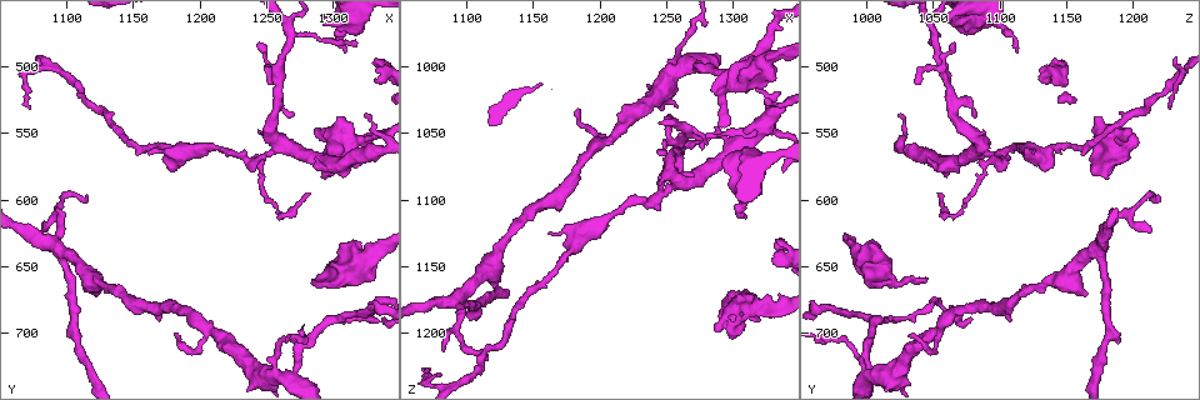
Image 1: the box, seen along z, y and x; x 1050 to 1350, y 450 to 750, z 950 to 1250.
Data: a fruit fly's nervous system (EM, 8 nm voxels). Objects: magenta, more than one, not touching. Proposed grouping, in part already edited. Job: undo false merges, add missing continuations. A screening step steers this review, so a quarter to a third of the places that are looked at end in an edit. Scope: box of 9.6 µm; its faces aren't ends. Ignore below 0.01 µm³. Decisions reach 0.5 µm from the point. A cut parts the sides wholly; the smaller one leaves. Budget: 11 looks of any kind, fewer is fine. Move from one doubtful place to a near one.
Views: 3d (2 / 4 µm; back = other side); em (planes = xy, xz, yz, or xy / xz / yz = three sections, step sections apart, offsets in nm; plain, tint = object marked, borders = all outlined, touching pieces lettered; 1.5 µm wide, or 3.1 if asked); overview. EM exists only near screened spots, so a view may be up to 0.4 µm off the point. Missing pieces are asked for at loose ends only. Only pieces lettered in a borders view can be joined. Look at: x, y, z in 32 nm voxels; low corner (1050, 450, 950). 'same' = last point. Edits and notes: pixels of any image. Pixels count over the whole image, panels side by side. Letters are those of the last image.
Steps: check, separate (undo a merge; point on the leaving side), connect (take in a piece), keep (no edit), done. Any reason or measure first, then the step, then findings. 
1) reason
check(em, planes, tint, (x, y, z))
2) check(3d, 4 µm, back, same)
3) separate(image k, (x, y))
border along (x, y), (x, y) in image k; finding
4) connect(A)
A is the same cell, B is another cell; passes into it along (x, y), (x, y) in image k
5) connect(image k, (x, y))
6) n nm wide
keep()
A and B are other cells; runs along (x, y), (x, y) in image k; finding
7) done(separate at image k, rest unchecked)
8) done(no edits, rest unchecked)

branch stops here
check(em, planes, plain, (1310, 490, 1114))

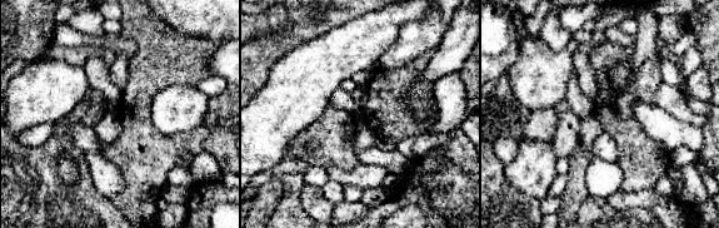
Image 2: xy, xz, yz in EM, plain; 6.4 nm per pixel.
check(em, planes, borders, same)

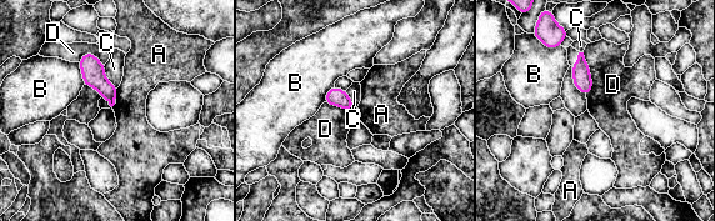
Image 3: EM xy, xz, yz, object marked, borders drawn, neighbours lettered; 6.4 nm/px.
keep()
A, B, C and D are other cells; border along (118, 88), (115, 100) in image 3; no lettered piece goes on from it

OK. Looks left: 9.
free end
check(em, yz, step 4, tint, (1078, 494, 1230))

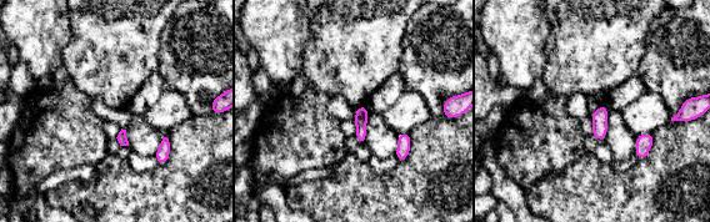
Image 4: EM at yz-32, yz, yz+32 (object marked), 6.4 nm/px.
cut it another way
check(em, planes, borders, same)

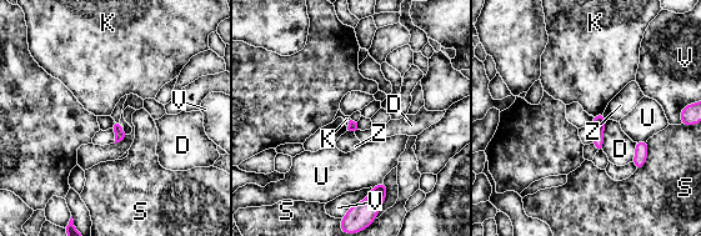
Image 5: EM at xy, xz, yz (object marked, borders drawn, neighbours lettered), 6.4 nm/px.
keep()
D, K, S, U, V and Z are other cells; border along (602, 113), (592, 116) in image 5; none of them fits

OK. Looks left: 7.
branch stops here
check(3d, 2 µm, (1292, 658, 1044))

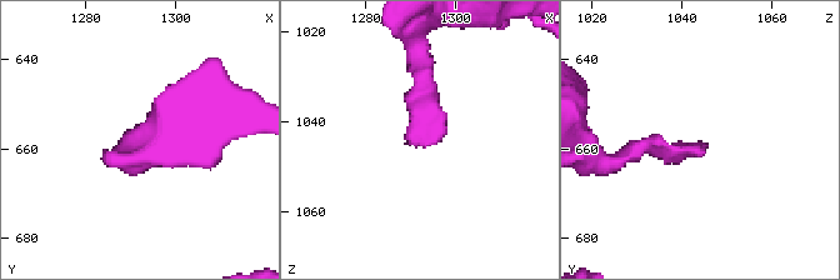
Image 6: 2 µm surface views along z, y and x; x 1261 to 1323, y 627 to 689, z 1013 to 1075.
need the tissue
check(em, planes, borders, (1292, 660, 1045))

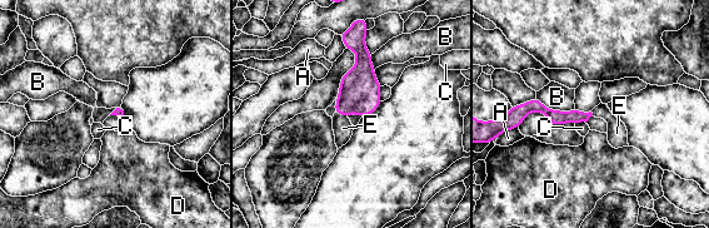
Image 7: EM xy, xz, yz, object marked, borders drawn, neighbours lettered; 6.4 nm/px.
B touches over 260 nm
connect(E)
E is the same cell, A, B, C and D are other cells; passes into it along (359, 93), (341, 114), (343, 128) in image 7; the neuron continues

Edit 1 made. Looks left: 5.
calibre changes
check(em, xz, step 8, tint, (1266, 734, 1000))

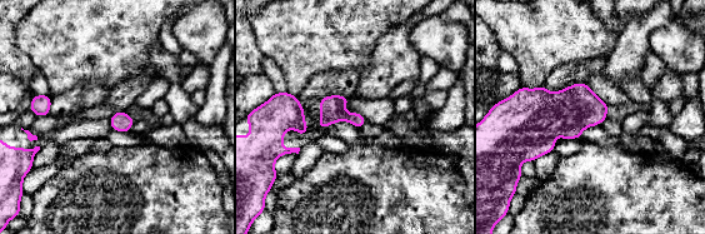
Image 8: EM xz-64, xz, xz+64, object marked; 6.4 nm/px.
cut it another way
check(em, planes, tint, same)

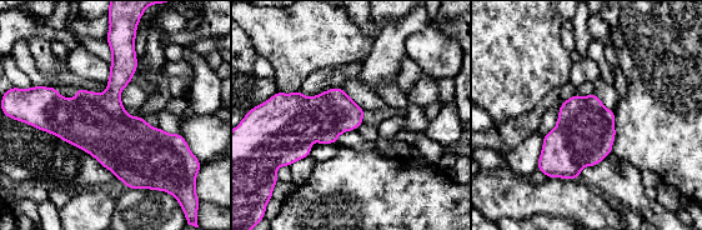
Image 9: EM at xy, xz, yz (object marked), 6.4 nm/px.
what lies round it
check(em, planes, borders, same)

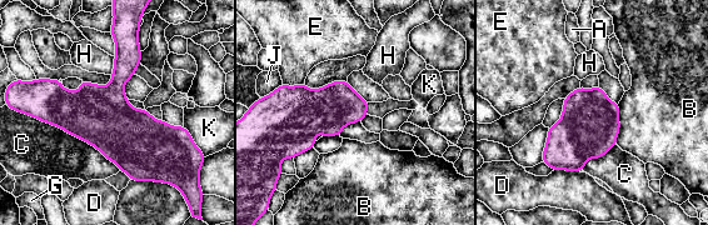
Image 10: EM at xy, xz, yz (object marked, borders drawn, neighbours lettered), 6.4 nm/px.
C touches over 850 nm
keep()
A, B, C, D, E, G, H, J and K are other cells; continuous, no second neuron

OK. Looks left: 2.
done(connect at image 7, rest unchecked)

